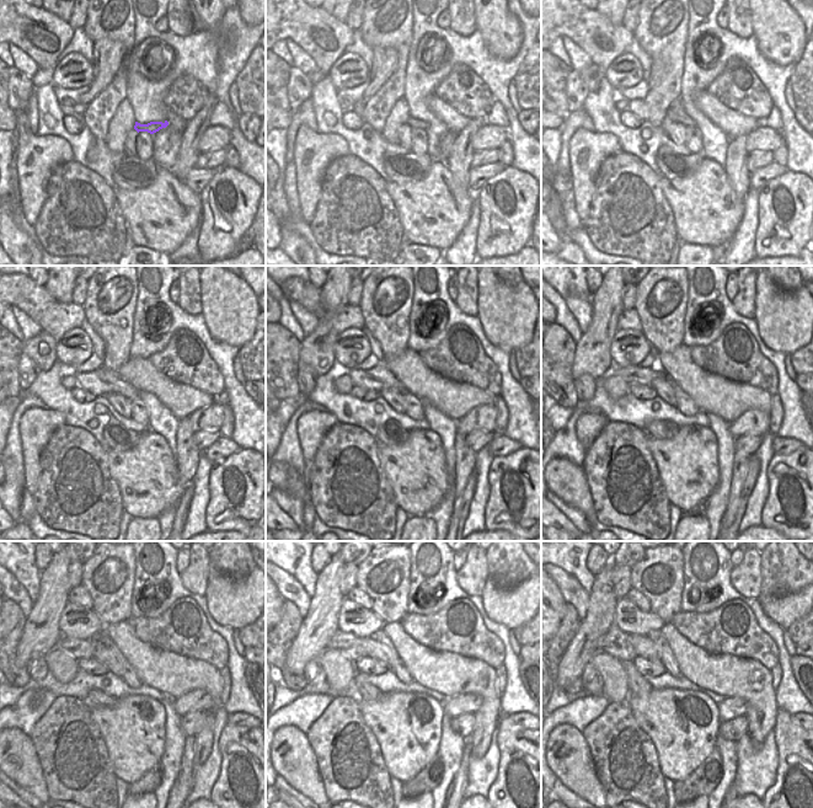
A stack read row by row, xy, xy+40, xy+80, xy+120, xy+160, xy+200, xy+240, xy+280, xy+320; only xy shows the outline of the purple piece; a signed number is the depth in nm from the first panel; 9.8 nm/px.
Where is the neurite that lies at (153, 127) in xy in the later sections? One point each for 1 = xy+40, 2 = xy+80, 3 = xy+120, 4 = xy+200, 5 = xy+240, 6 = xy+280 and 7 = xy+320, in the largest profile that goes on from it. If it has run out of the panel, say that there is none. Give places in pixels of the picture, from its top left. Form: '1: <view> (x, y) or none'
1: xy+40 (413, 123)
2: xy+80 (680, 116)
3: xy+120 (101, 381)
4: xy+200 (634, 373)
5: xy+240 (76, 648)
6: xy+280 (348, 645)
7: xy+320 (615, 642)

